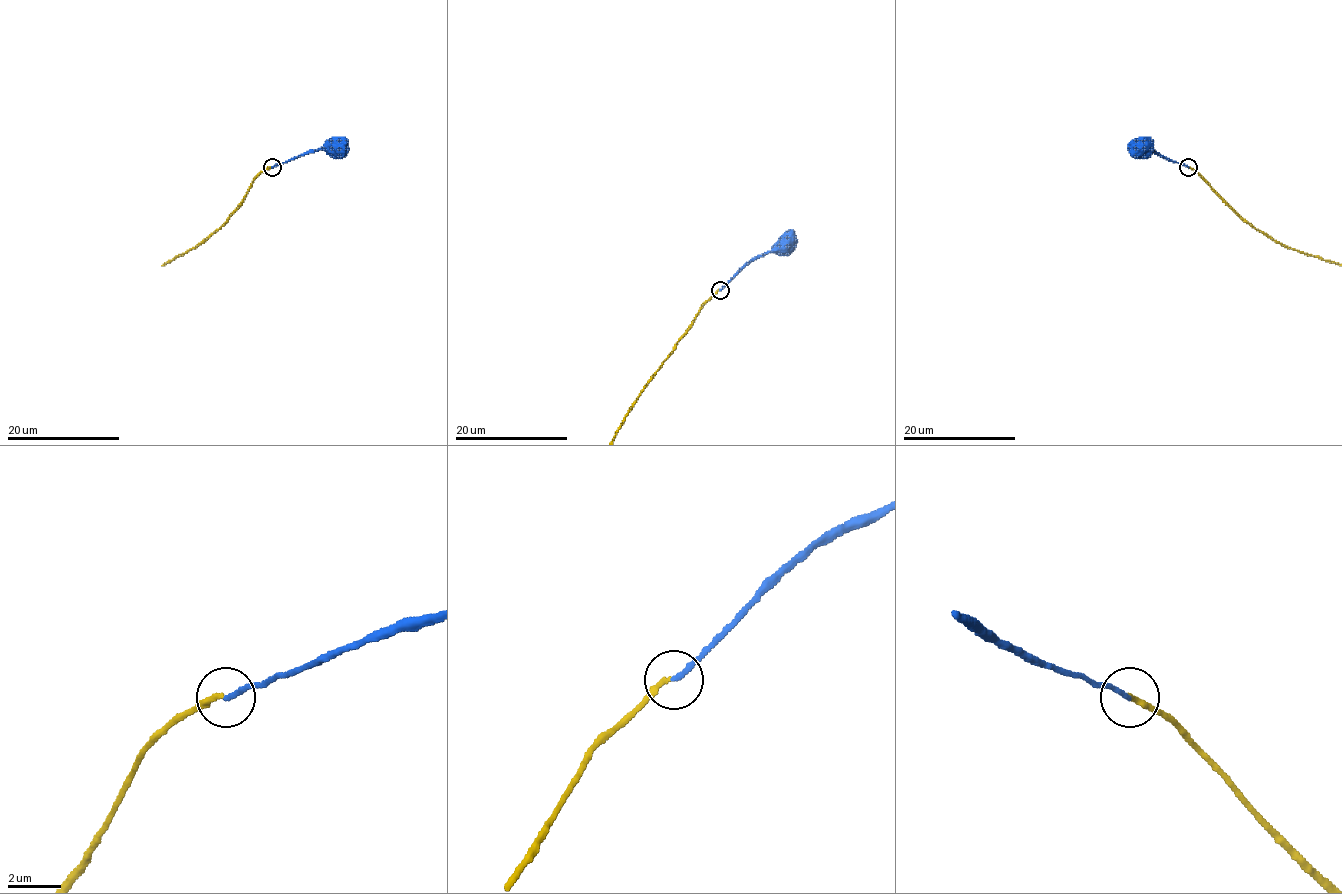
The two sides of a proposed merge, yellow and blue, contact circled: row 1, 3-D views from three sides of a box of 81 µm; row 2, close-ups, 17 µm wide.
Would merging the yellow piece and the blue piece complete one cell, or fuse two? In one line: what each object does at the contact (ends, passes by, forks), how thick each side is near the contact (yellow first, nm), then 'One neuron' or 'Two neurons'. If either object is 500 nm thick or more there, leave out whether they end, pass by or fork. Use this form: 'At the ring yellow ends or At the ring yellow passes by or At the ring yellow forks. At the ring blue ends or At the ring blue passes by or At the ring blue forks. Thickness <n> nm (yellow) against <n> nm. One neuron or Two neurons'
At the ring yellow ends. At the ring blue ends. Thickness 200 nm (yellow) against 180 nm. Two neurons

